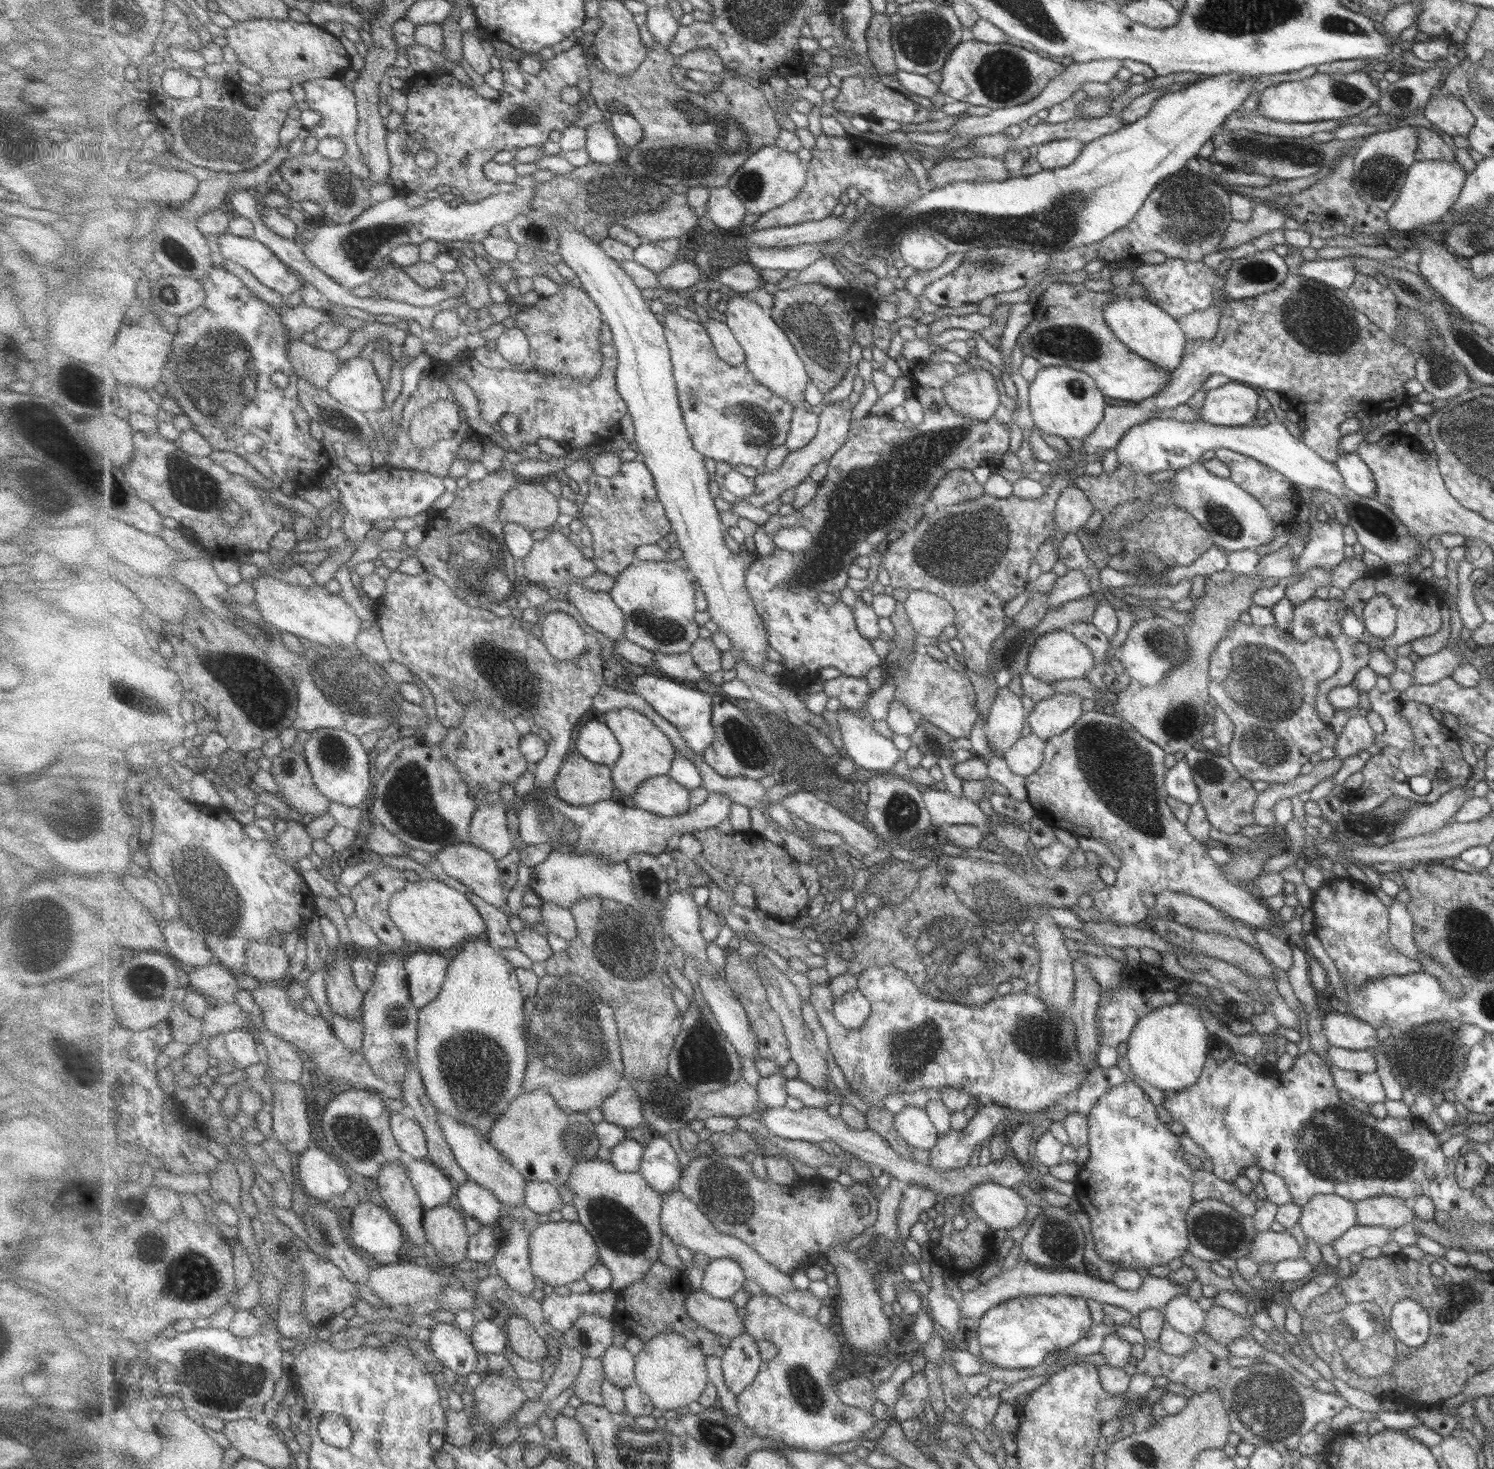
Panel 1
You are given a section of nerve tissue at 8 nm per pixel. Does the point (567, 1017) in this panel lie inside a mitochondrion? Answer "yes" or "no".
yes

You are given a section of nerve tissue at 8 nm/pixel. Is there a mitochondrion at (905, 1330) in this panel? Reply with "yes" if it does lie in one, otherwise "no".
no

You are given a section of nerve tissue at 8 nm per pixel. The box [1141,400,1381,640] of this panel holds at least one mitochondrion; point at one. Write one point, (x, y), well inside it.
(1225, 524)

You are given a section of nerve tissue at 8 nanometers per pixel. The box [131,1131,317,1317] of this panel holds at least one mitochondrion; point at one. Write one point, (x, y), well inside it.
(190, 1279)

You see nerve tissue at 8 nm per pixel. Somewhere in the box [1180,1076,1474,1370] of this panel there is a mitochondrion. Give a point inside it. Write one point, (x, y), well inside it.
(1330, 1144)

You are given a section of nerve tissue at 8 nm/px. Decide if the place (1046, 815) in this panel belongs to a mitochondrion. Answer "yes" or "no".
no

